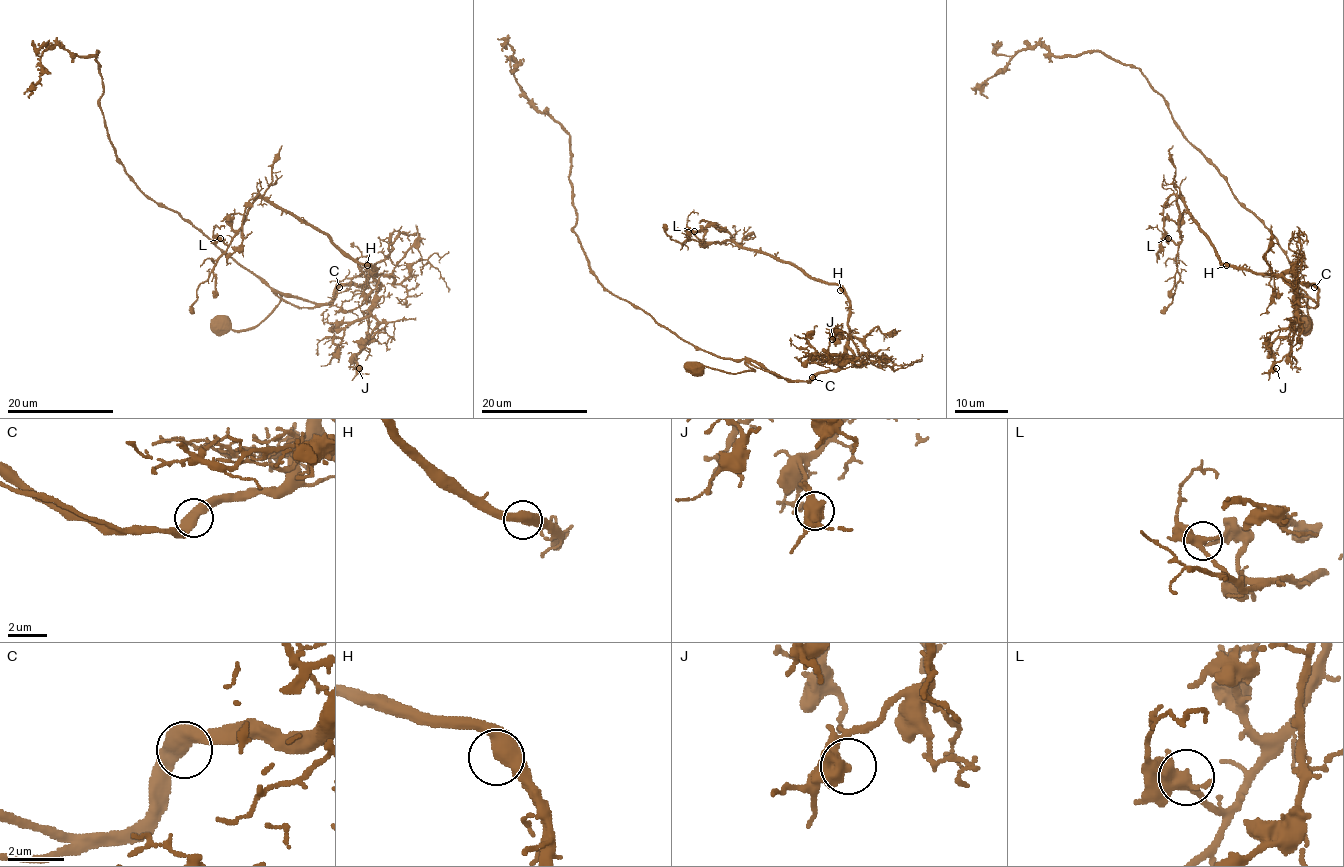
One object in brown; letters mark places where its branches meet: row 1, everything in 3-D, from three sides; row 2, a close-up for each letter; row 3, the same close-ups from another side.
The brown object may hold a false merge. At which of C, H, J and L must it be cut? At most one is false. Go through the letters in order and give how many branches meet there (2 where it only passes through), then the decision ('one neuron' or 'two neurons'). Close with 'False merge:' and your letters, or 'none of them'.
C: 2 branches meet; one neuron
H: 2 branches meet; one neuron
J: 2 branches meet; one neuron
L: 2 branches meet; one neuron
False merge: none of them

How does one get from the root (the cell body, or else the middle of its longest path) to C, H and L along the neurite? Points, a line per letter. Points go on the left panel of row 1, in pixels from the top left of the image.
C: (241, 267), (259, 275), (276, 290), (313, 303), (328, 303), (333, 290), (339, 287)
H: (241, 267), (281, 293), (313, 303), (328, 303), (341, 285), (363, 285), (375, 274), (376, 269), (367, 265)
L: (241, 267), (313, 303), (328, 303), (341, 285), (363, 285), (376, 270), (261, 198), (228, 243), (220, 238)

